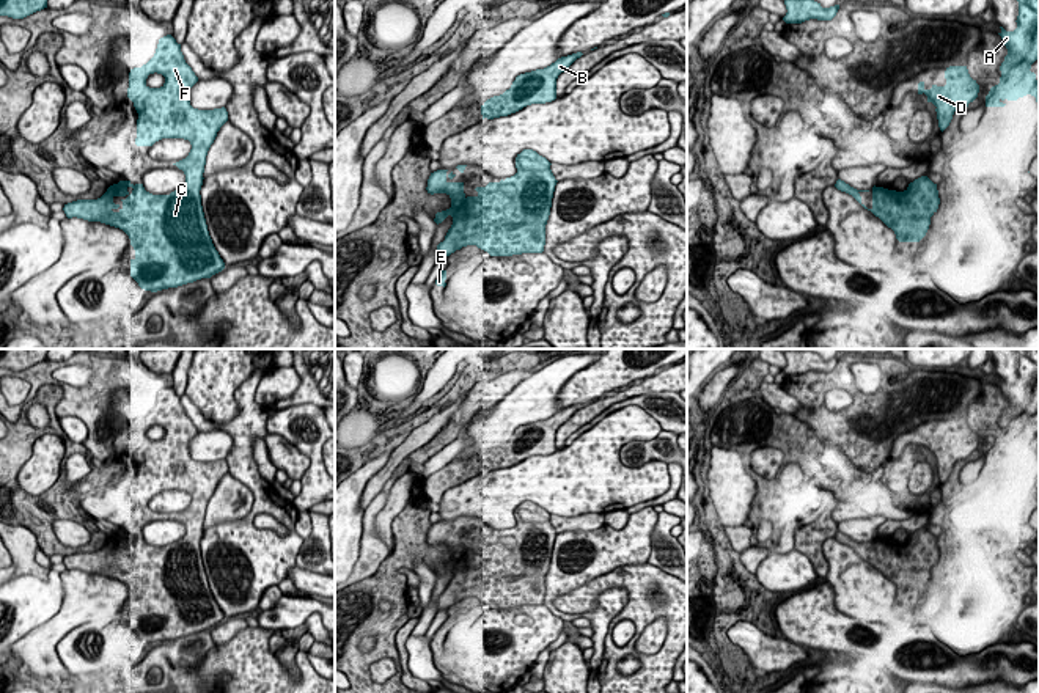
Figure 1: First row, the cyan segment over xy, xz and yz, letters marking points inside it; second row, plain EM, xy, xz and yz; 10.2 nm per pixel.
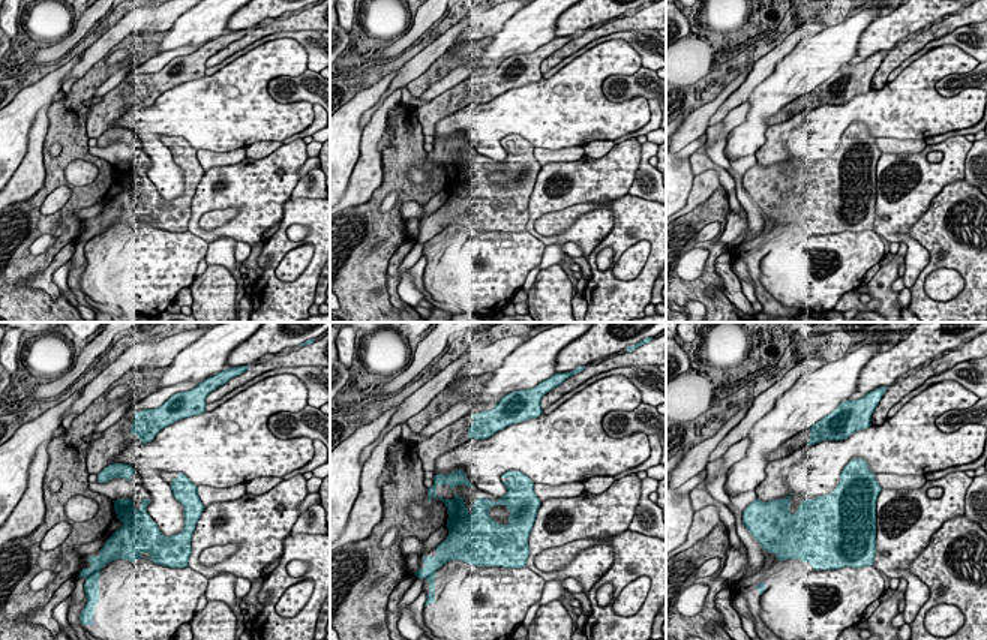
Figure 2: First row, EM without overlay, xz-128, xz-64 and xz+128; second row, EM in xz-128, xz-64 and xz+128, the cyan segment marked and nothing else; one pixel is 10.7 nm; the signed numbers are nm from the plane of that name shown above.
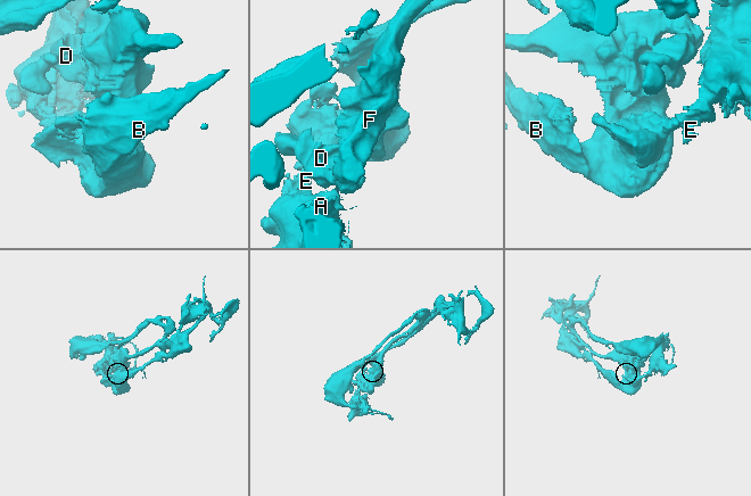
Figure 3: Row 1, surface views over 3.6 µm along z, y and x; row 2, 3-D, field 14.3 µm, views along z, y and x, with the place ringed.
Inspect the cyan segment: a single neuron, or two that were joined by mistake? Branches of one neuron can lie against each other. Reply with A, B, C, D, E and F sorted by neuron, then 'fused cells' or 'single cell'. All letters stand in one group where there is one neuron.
groups A B C D E F; single cell

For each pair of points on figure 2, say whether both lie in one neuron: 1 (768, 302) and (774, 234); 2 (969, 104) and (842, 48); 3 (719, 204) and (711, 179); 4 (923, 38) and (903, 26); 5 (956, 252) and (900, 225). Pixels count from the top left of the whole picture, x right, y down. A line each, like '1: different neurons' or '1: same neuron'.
1: same neuron
2: different neurons
3: different neurons
4: different neurons
5: different neurons

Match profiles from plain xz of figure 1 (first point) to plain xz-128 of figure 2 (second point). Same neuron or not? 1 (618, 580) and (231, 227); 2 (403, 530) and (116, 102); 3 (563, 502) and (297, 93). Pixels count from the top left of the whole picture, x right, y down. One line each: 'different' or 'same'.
1: different
2: different
3: different

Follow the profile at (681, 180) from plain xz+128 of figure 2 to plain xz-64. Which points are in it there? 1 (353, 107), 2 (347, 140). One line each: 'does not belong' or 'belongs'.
1: belongs
2: belongs

